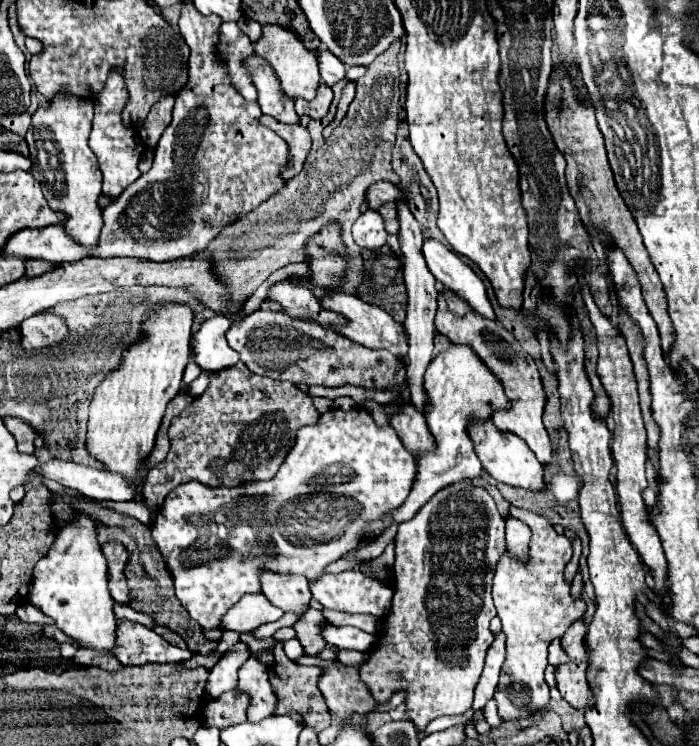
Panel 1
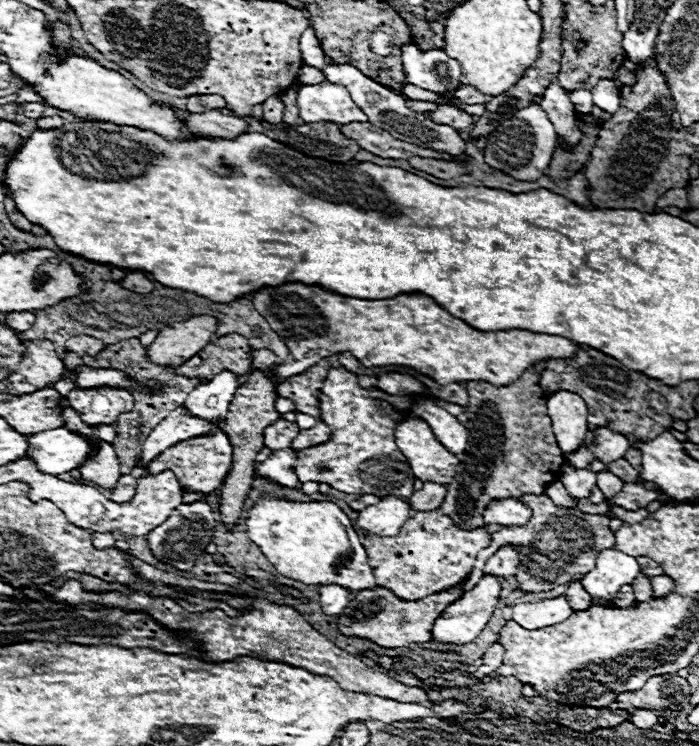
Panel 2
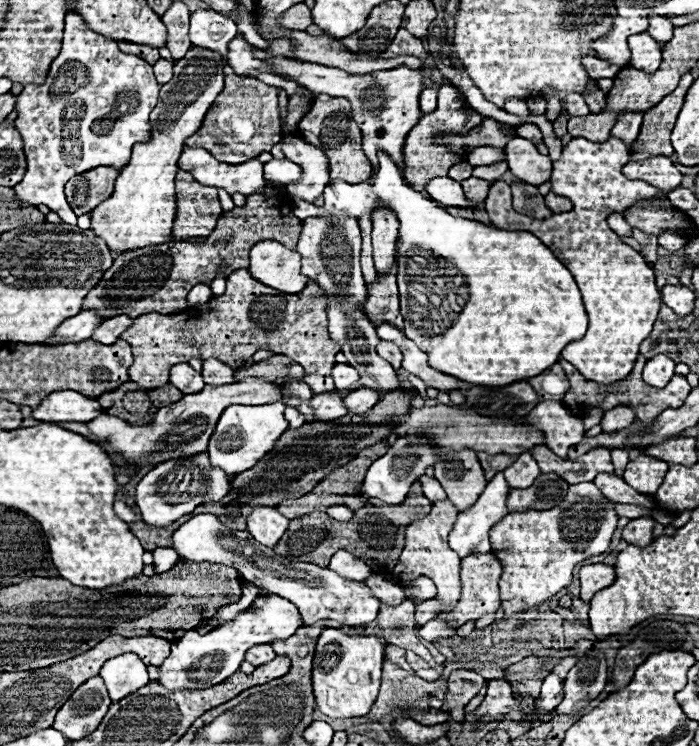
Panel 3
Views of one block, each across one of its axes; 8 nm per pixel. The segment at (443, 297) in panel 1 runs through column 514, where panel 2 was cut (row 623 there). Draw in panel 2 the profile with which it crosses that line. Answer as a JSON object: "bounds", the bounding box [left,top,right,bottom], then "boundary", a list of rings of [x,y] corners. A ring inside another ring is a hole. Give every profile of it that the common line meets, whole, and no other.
{"bounds":[338,584,464,648],"boundary":[[[464,584],[452,586],[452,590],[442,590],[440,594],[432,594],[422,600],[400,600],[392,590],[376,586],[376,590],[362,590],[354,594],[352,602],[338,616],[338,626],[344,636],[360,636],[376,642],[384,648],[400,648],[412,642],[428,642],[432,640],[432,626],[436,618],[464,594]],[[342,624],[346,628],[342,628]]]}

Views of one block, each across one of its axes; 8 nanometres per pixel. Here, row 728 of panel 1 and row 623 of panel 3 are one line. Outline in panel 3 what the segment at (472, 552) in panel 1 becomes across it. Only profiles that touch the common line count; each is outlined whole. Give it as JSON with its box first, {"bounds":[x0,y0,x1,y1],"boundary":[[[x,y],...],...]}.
{"bounds":[392,498,460,626],"boundary":[[[446,498],[446,500],[432,502],[432,510],[426,518],[412,520],[406,526],[406,546],[404,546],[402,556],[392,572],[392,578],[396,582],[408,582],[408,580],[426,576],[438,588],[436,598],[416,606],[416,624],[418,626],[430,622],[434,618],[434,614],[438,614],[442,608],[452,608],[460,600],[460,556],[448,546],[448,532],[452,530],[456,514],[458,514],[456,506]]]}

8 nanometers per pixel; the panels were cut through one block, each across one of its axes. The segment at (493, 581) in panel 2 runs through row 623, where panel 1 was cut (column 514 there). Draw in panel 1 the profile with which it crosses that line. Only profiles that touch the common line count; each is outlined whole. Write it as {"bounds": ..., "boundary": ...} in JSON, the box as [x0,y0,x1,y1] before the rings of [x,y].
{"bounds":[468,420,546,492],"boundary":[[[490,420],[472,424],[468,428],[468,432],[470,432],[470,438],[474,442],[476,456],[480,458],[484,470],[494,480],[508,484],[512,488],[522,488],[522,490],[530,490],[530,492],[544,492],[546,490],[544,468],[536,460],[536,456],[532,456],[532,450],[524,444],[524,440],[520,440],[518,436],[512,436],[510,432],[500,432]]]}

